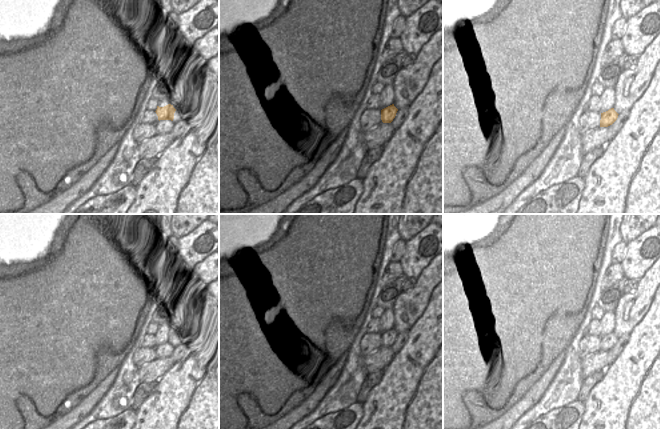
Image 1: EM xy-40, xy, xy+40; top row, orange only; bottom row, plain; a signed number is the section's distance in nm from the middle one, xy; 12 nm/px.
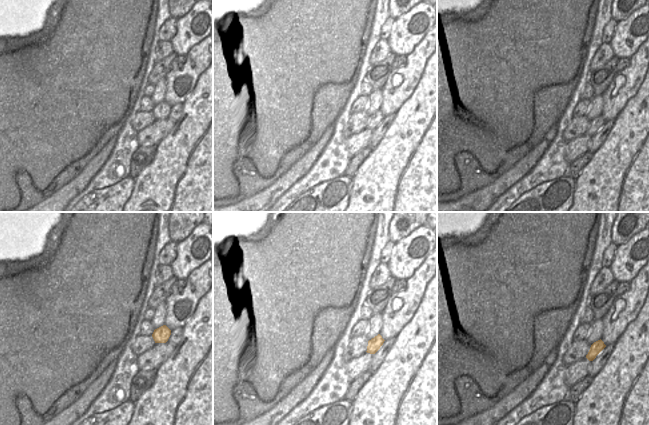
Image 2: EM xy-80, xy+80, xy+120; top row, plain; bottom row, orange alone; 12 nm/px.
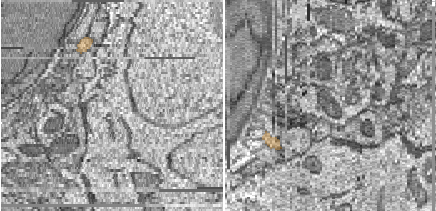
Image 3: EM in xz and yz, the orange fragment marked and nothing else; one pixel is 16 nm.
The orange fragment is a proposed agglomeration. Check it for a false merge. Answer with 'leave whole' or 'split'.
leave whole

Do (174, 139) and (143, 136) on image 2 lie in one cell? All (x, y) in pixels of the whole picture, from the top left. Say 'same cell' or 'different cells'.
different cells

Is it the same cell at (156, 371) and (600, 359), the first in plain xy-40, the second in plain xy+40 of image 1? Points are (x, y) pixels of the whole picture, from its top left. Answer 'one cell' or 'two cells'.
one cell

